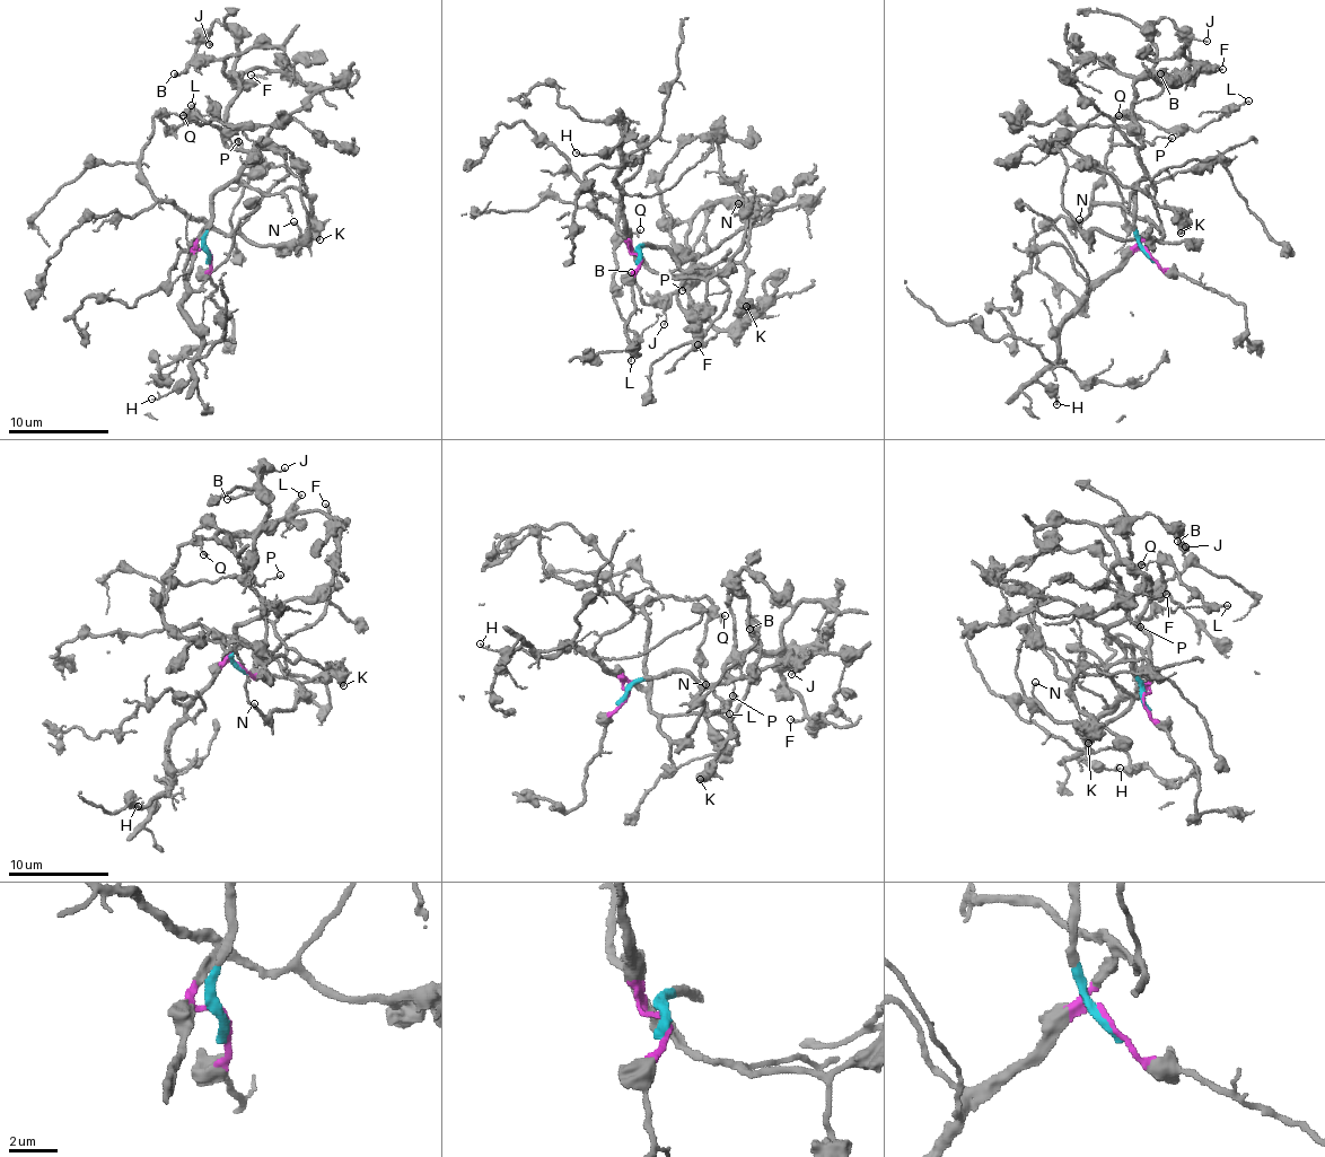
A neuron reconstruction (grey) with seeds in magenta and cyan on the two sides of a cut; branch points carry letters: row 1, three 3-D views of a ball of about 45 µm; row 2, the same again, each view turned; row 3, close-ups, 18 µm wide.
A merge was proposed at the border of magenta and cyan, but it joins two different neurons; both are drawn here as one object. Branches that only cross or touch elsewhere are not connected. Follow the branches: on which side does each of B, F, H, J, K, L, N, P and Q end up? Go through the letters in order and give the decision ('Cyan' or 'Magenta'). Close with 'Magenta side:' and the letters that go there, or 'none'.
B: Cyan
F: Cyan
H: Magenta
J: Cyan
K: Cyan
L: Magenta
N: Magenta
P: Cyan
Q: Magenta
Magenta side: H, L, N, Q

